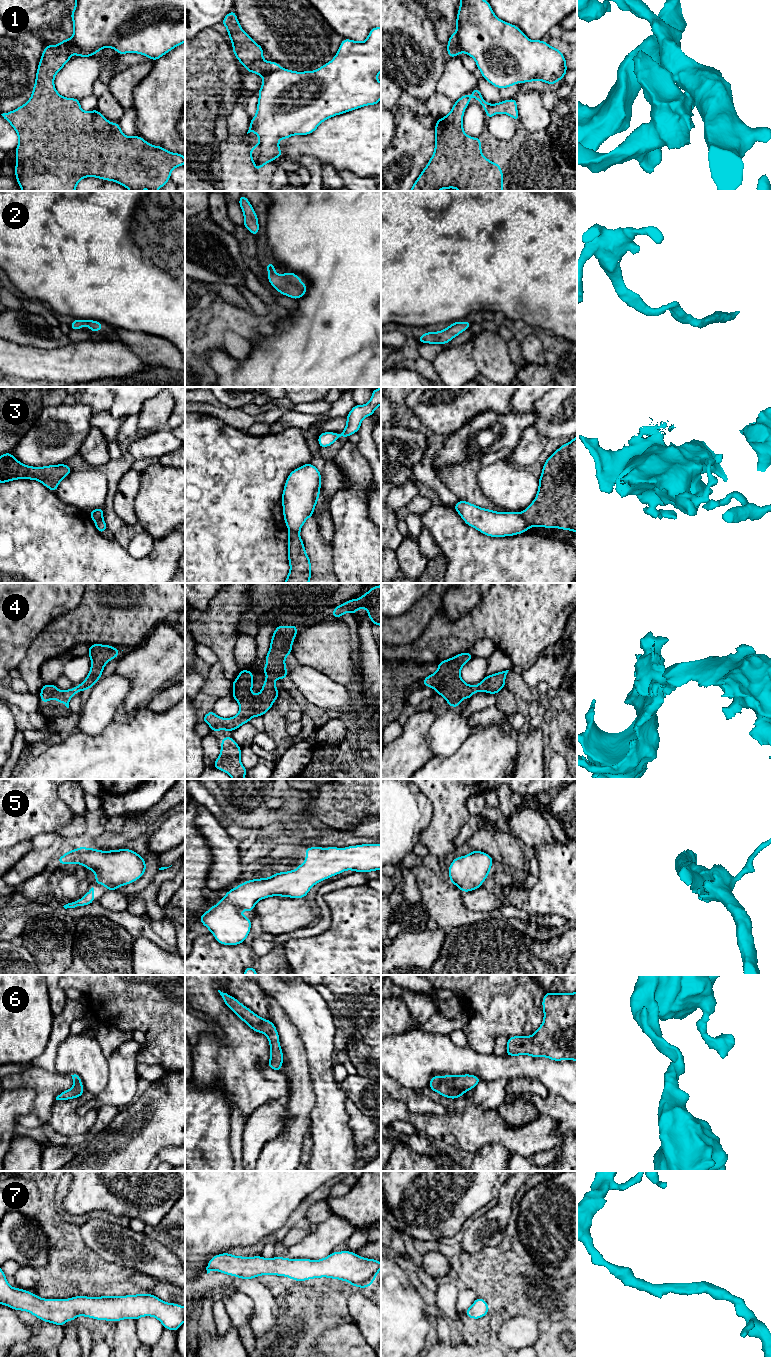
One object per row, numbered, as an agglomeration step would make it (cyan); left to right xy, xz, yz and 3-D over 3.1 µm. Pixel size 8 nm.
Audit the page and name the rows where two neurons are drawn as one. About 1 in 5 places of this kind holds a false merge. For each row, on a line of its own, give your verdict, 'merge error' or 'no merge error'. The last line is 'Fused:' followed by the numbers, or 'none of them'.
1: merge error
2: no merge error
3: merge error
4: no merge error
5: no merge error
6: no merge error
7: no merge error
Fused: 1, 3

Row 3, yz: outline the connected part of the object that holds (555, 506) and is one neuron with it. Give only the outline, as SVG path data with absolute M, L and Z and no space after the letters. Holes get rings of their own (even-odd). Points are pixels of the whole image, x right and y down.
M577 435L544 462L536 498L522 515L529 527L577 532Z

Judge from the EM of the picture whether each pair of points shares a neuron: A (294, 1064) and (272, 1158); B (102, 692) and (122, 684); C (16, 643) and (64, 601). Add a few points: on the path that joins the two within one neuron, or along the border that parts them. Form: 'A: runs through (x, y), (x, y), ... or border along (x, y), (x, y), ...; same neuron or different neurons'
A: runs through (299, 1087), (299, 1117), (292, 1135); same neuron
B: runs through (107, 692), (117, 687); same neuron
C: runs through (26, 631), (52, 605); same neuron

